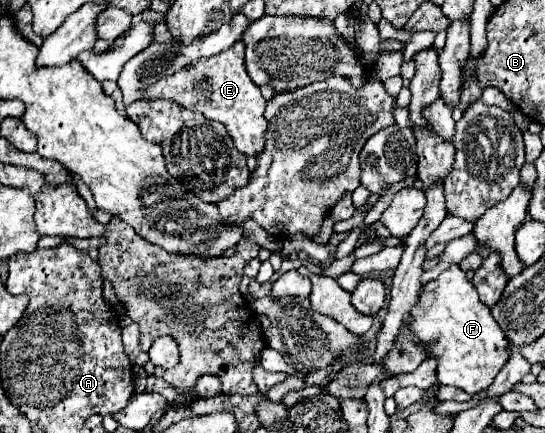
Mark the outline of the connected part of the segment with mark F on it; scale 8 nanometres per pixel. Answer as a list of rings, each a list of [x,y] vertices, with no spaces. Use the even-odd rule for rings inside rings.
[[[451,266],[437,280],[421,288],[419,302],[411,310],[409,320],[409,338],[429,346],[431,358],[437,360],[439,384],[443,386],[455,386],[467,394],[483,392],[493,384],[497,372],[509,358],[509,338],[495,324],[491,310],[479,300],[475,286],[459,266]]]

